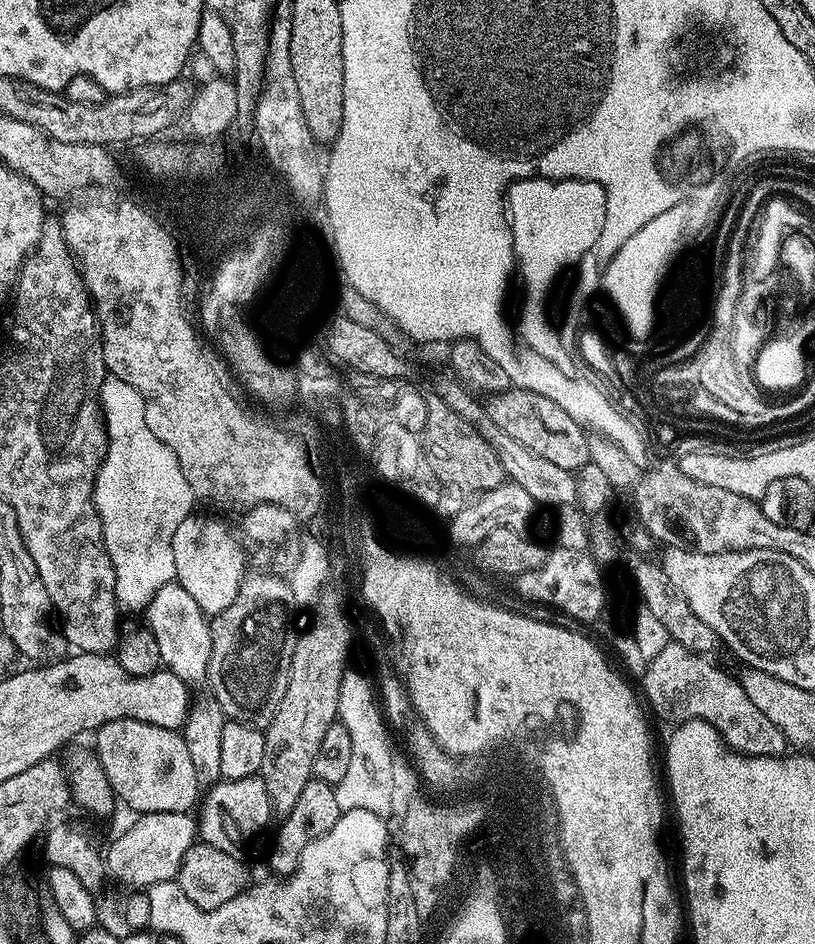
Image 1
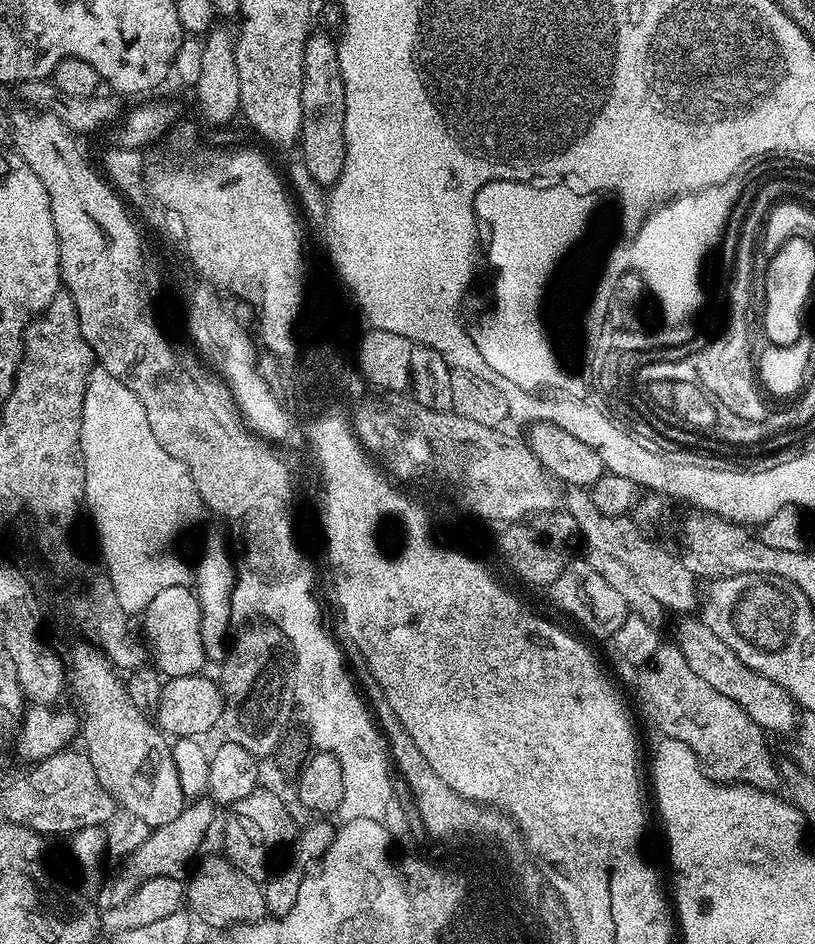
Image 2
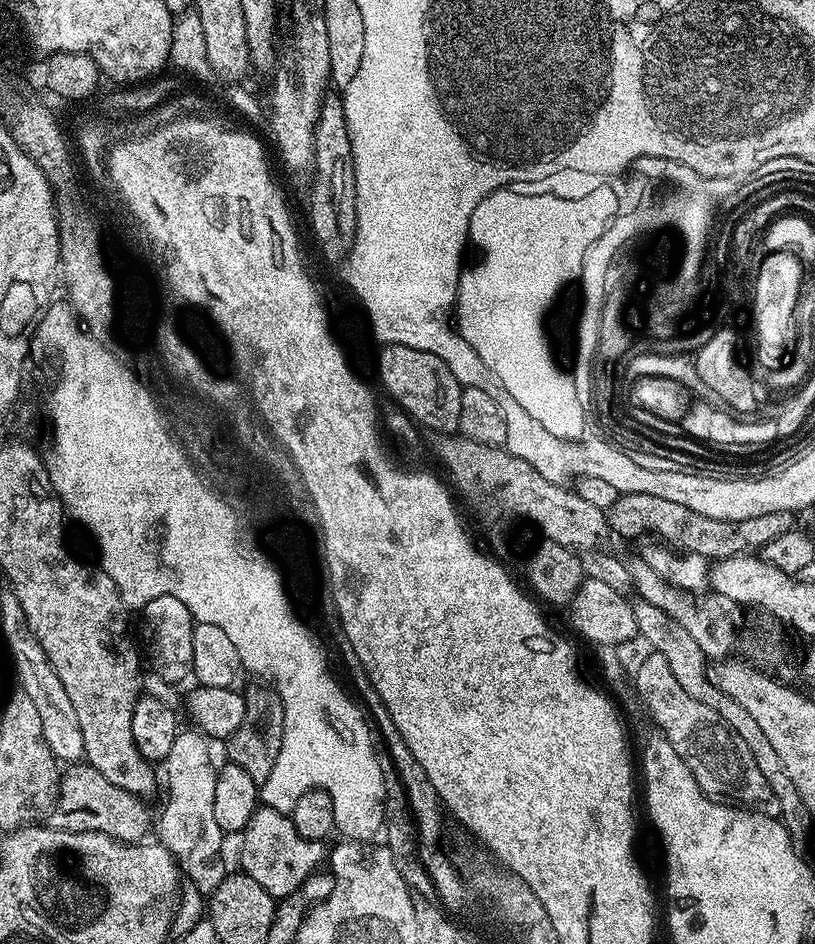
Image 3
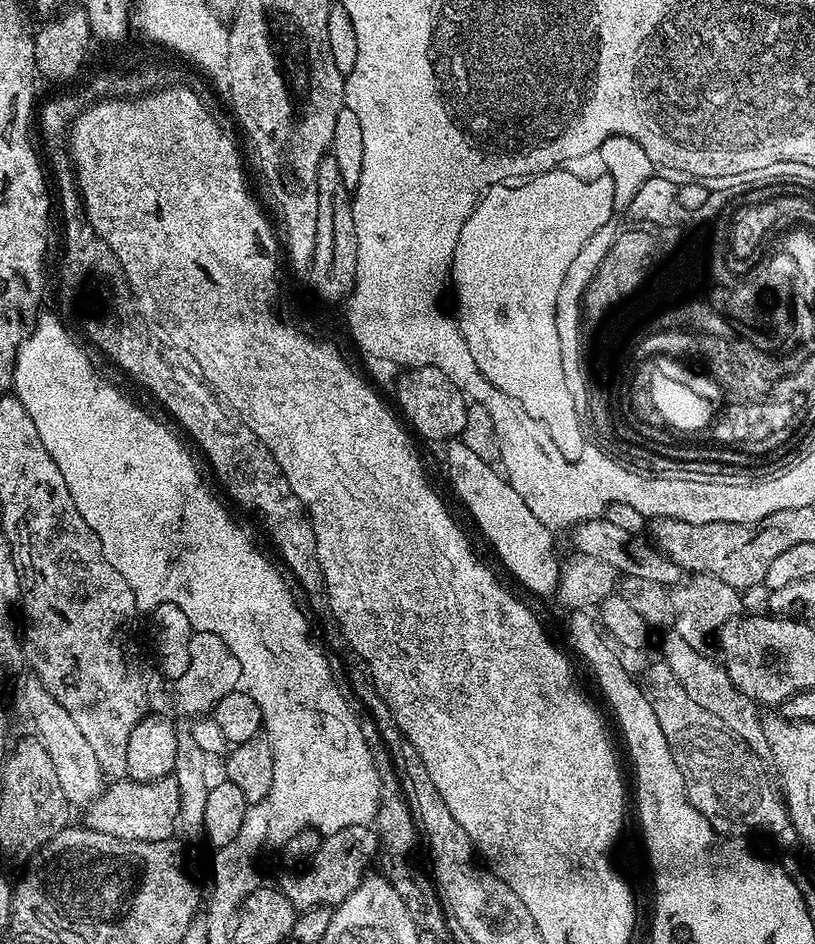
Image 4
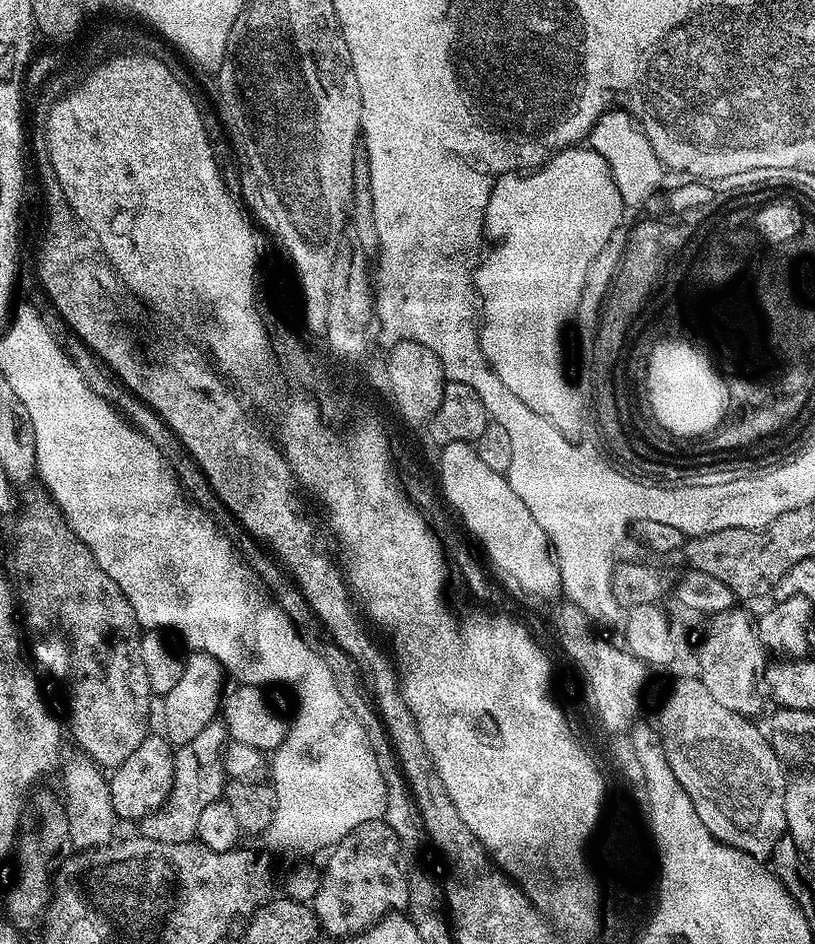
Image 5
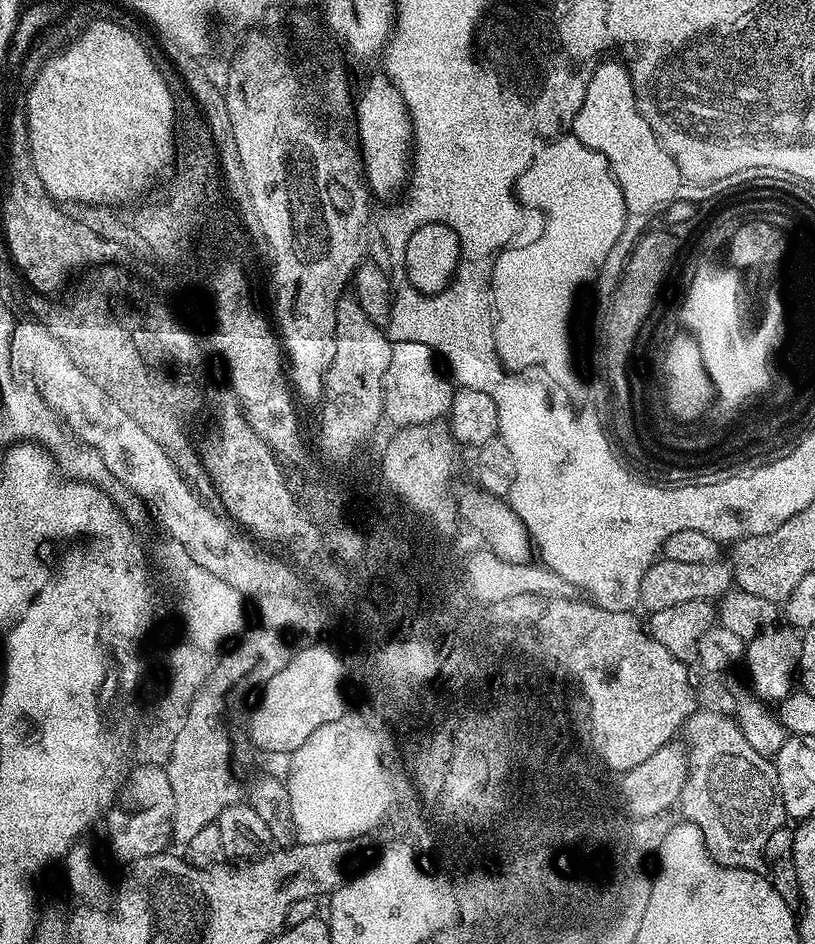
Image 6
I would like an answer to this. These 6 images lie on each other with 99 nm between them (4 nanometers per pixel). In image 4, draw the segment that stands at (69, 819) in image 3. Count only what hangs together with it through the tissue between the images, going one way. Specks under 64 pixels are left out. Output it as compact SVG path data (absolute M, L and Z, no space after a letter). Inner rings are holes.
M175 775L154 782L142 782L127 778L109 783L100 797L83 809L83 827L93 828L102 834L114 834L114 838L134 842L162 842L172 840L180 818L180 791Z

